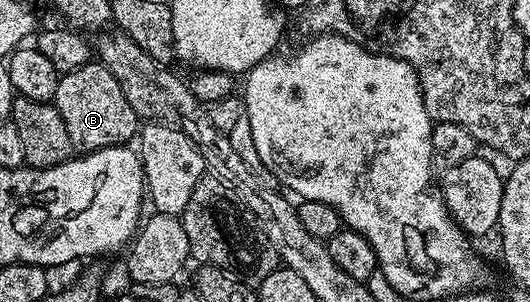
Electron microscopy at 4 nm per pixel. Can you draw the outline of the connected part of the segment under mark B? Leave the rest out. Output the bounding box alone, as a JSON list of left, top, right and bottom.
[53,62,141,153]

